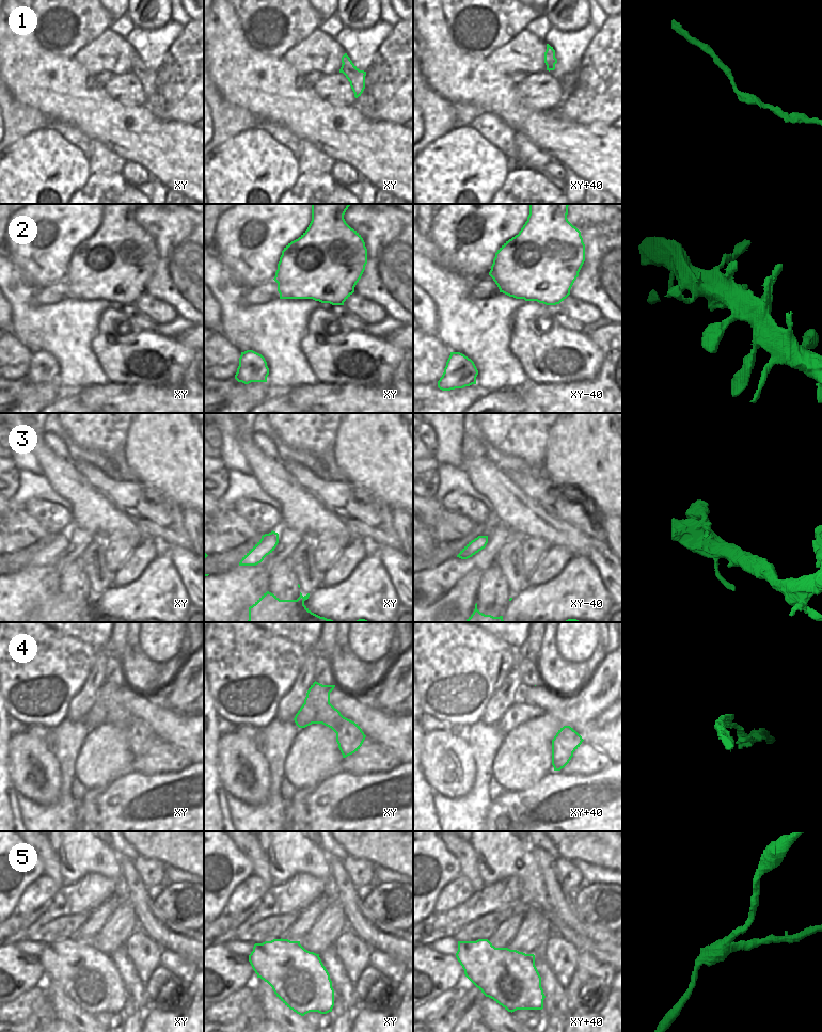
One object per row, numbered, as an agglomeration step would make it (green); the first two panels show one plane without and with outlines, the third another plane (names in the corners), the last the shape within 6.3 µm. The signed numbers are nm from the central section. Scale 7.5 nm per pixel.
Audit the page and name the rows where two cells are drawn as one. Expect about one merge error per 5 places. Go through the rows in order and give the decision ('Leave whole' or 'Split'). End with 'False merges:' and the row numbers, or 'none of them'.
1: Leave whole
2: Leave whole
3: Leave whole
4: Leave whole
5: Leave whole
False merges: none of them.

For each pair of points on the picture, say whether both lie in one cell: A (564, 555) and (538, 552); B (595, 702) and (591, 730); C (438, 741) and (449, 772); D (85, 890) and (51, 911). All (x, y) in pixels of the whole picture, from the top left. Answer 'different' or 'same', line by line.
A: different
B: different
C: same
D: same

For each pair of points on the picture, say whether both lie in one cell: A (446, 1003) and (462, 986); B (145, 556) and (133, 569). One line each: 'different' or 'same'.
A: same
B: same

